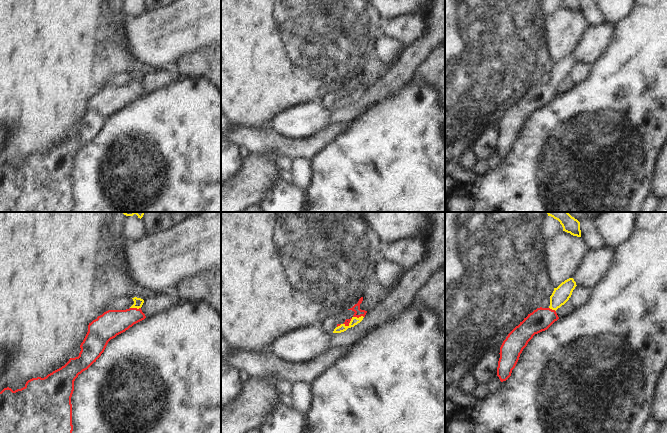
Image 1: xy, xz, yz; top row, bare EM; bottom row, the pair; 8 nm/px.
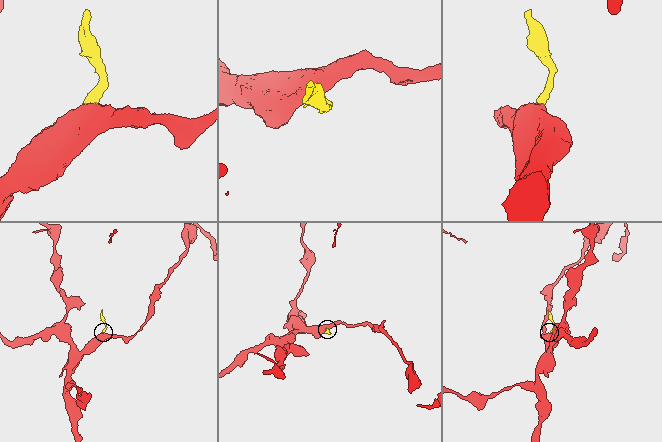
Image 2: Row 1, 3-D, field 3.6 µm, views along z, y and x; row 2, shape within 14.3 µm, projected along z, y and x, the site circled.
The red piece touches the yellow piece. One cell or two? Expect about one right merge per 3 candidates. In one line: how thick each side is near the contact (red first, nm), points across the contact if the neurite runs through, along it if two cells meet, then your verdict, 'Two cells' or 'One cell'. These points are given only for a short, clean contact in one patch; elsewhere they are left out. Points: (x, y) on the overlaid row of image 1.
Thickness 220 nm (red) against 80 nm. Path across: xy (111, 323), (124, 319), (135, 308), (138, 302). One cell

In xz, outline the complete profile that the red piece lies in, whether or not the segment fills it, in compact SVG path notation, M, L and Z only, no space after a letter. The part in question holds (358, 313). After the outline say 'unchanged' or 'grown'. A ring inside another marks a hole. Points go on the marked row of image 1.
M361 297L357 304L355 304L352 308L348 310L354 311L354 315L350 319L346 319L343 324L337 324L337 327L334 329L333 333L341 333L346 331L348 328L354 327L358 323L360 323L365 317L367 311L360 309L360 304L363 301L363 297Z | grown

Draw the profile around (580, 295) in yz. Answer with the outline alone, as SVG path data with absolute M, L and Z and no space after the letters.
M576 286L572 292L569 301L574 308L582 307L589 300L591 296L591 290L583 287Z

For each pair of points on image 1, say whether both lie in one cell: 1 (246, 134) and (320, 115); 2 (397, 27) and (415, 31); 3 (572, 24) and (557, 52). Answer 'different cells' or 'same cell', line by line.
1: different cells
2: same cell
3: same cell

